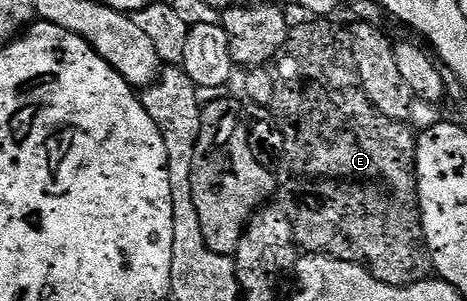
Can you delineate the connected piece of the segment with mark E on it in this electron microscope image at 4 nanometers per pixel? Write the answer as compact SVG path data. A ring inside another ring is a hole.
M331 19L308 21L311 21L308 25L299 25L296 29L294 26L288 32L287 42L279 48L279 53L274 59L275 94L270 106L279 132L283 135L283 152L277 166L277 201L282 205L285 215L289 215L295 244L307 255L332 257L338 261L353 263L365 270L373 279L386 285L412 285L418 281L426 281L432 276L433 270L431 256L427 250L427 240L423 234L423 216L419 210L419 182L415 180L416 134L404 122L394 121L381 115L381 111L377 111L377 107L373 107L373 103L365 95L355 70L355 56L351 50L351 38L348 30L334 25Z

